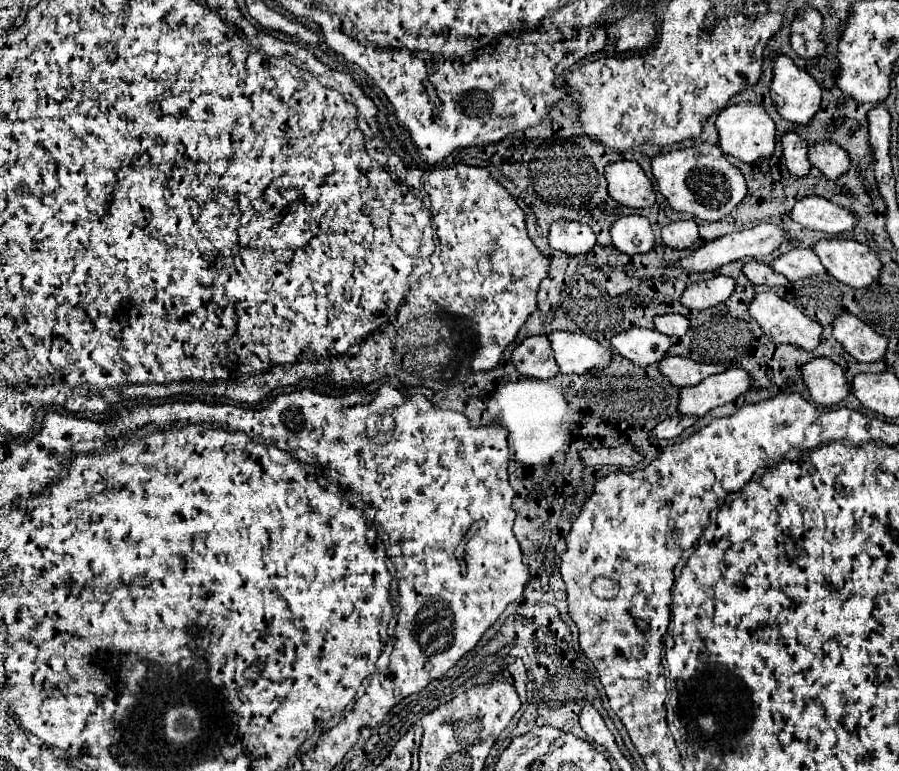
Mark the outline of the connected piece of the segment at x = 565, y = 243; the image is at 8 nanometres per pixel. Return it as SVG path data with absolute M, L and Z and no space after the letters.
M557 220L549 230L549 246L569 256L587 254L595 246L595 234L587 224Z

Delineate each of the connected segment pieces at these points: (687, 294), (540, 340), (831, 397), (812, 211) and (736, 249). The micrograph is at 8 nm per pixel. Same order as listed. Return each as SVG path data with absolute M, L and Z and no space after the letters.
M713 276L697 284L689 284L681 296L681 304L689 310L707 310L725 302L735 290L735 280L731 276Z
M531 336L523 340L513 352L513 364L521 374L539 380L553 378L559 372L547 336Z
M815 358L801 366L803 380L811 392L811 398L821 406L833 406L847 398L849 382L839 364L827 358Z
M821 196L799 200L789 216L805 228L821 230L827 234L853 232L853 228L857 226L857 216L851 210L841 208Z
M761 222L755 228L739 230L739 232L733 232L733 234L721 236L721 238L717 238L713 242L703 244L699 250L695 250L687 258L683 258L679 262L679 266L685 268L685 270L693 270L693 272L711 272L711 270L719 270L723 264L729 264L729 262L735 262L735 260L741 260L741 258L763 258L763 256L769 256L783 242L789 242L789 240L791 240L789 232L783 230L781 226Z

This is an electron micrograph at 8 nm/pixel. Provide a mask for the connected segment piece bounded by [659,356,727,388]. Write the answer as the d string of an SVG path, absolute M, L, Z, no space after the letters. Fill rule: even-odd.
M667 356L659 362L659 370L679 388L687 388L687 386L695 386L697 382L701 382L705 376L713 376L719 372L725 372L727 366L723 364L703 364L703 362L695 362L683 356Z

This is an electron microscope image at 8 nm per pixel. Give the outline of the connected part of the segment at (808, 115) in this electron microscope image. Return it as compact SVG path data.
M779 54L773 58L771 98L781 118L807 126L821 106L821 88L815 78L797 68L789 56Z

